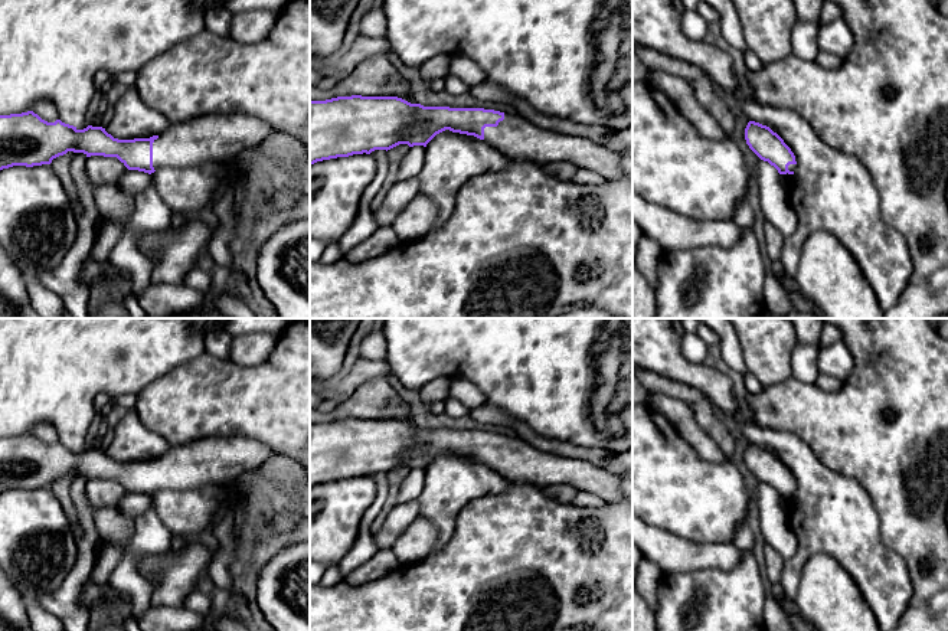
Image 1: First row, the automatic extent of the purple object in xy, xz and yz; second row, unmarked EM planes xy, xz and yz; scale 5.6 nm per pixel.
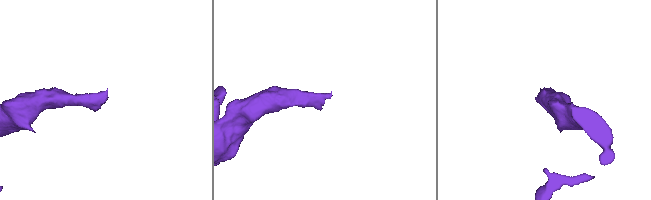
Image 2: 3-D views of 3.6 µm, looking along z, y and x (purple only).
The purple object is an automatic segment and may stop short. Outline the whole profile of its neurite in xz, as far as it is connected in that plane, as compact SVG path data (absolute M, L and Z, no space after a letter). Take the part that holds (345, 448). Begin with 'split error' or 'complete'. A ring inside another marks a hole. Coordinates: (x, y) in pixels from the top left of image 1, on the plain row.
split error; M352 418L310 424L310 488L337 480L370 477L375 473L388 474L399 467L426 470L445 452L486 462L506 480L539 487L569 484L578 491L601 497L605 503L632 506L632 497L621 491L622 477L588 461L540 451L517 437L484 431L424 429L398 419Z

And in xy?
split error; M33 434L22 437L0 438L0 493L13 488L50 487L53 481L68 474L84 475L86 480L104 478L117 480L128 493L154 496L161 490L186 491L207 484L222 484L235 477L254 471L264 464L275 451L251 438L207 438L170 447L160 458L150 461L118 462L102 449L88 448L78 452L61 442L48 445Z

